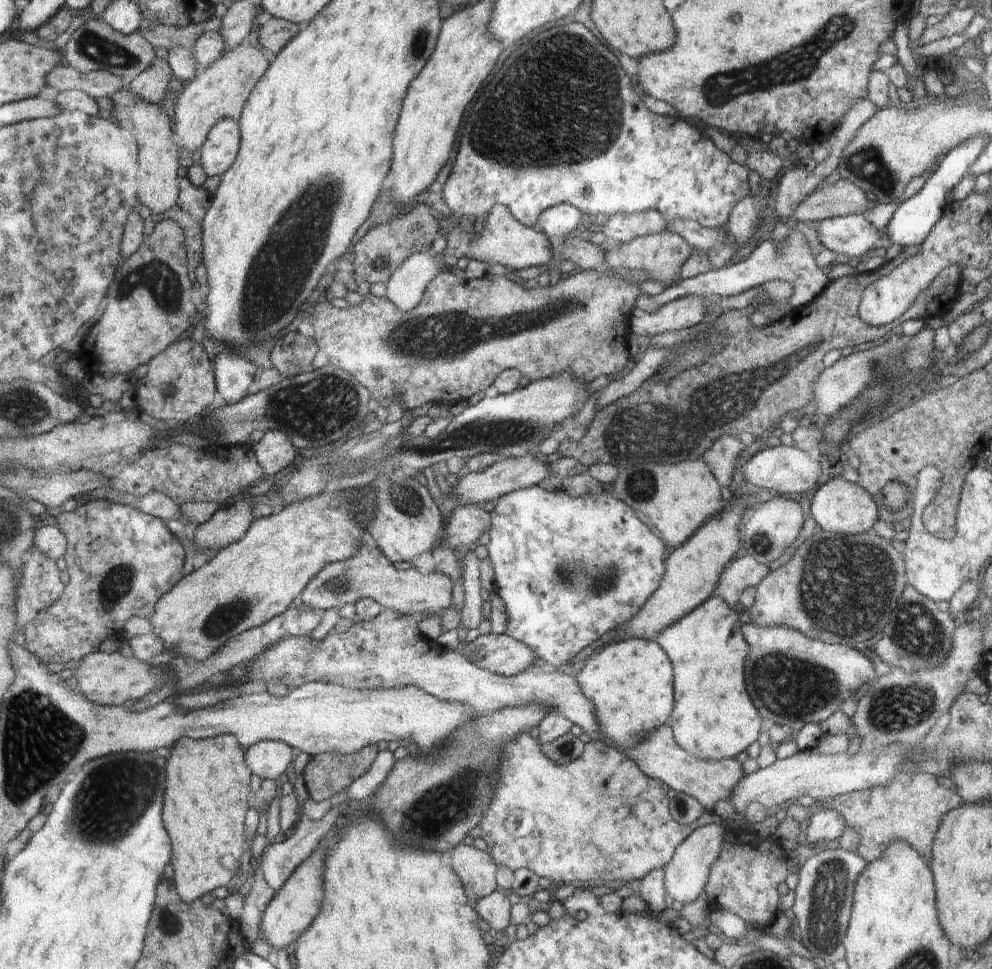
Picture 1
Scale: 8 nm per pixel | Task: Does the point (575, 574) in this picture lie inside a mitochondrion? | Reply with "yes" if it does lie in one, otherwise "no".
yes

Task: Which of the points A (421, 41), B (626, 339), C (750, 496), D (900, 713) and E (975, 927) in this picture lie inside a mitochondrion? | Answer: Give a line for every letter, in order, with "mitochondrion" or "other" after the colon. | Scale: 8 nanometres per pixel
A: mitochondrion
B: other
C: other
D: mitochondrion
E: other

